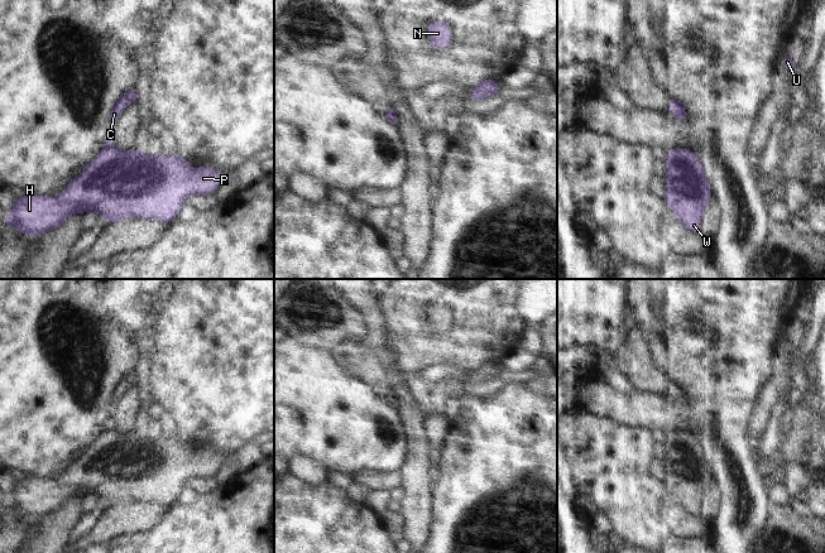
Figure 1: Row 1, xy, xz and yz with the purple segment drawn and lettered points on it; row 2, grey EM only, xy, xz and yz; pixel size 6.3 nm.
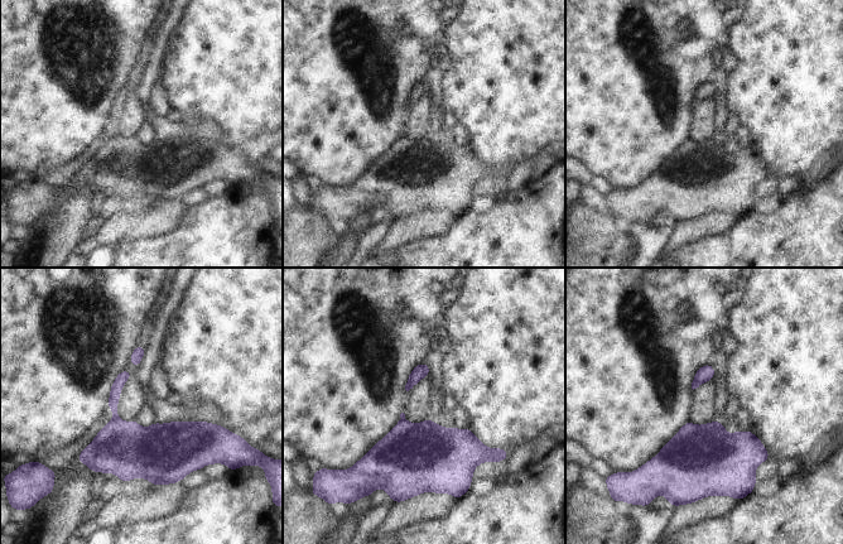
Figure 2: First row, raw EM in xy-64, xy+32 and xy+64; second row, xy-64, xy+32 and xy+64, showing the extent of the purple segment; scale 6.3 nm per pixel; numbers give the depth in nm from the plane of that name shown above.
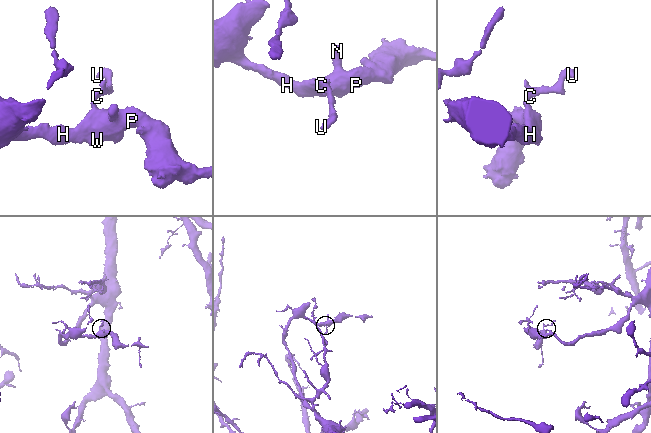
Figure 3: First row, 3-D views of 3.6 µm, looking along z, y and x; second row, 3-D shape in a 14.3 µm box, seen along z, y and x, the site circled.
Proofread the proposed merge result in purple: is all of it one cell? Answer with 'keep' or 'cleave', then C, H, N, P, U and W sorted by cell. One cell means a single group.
cleave; C U / H N P W

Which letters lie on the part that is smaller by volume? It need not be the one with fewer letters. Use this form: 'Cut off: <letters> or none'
Cut off: C, U

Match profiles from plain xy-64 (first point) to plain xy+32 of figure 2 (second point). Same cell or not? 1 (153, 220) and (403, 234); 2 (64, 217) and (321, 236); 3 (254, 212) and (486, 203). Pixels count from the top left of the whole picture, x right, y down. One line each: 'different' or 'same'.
1: same
2: different
3: different

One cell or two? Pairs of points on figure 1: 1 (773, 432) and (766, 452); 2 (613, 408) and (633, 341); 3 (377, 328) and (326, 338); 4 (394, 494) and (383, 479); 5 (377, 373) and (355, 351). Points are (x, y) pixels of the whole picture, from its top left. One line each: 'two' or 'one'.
1: one
2: two
3: two
4: two
5: one

